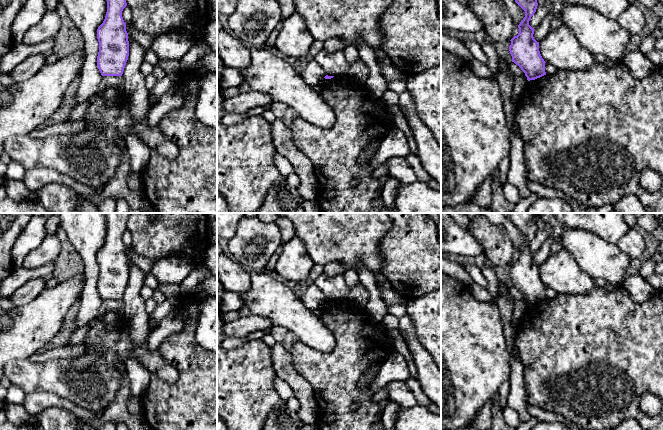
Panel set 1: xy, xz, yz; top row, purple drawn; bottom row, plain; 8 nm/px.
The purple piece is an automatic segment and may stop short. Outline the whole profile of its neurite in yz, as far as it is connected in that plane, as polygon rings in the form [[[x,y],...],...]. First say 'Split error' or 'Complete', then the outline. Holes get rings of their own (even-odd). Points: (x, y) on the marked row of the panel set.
Complete. [[[515,0],[515,2],[525,11],[525,17],[518,25],[518,35],[510,40],[509,51],[512,62],[521,68],[527,80],[535,80],[546,75],[546,62],[540,54],[539,42],[533,37],[534,28],[529,25],[538,3],[537,0]]]

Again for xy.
Complete. [[[107,0],[107,12],[97,29],[97,66],[102,76],[122,76],[129,56],[129,41],[122,11],[126,0]]]

